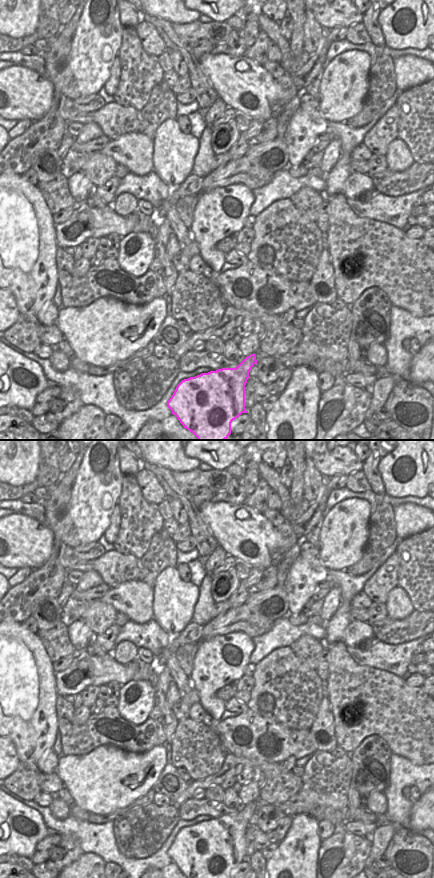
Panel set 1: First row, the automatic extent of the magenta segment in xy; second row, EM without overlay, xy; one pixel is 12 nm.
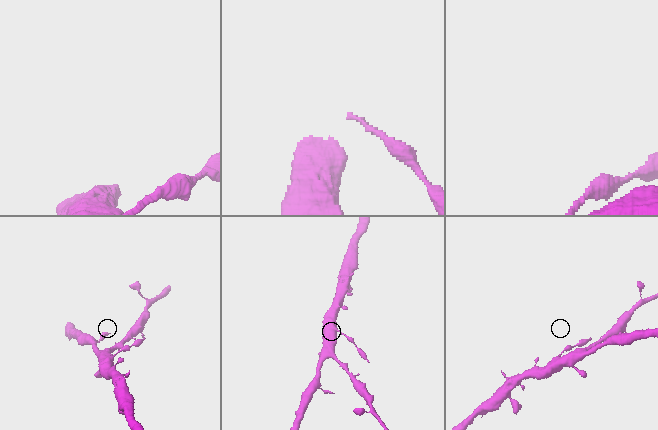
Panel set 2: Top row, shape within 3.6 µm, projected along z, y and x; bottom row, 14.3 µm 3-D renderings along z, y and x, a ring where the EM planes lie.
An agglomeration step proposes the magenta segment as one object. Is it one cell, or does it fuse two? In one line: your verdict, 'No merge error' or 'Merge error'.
Merge error

